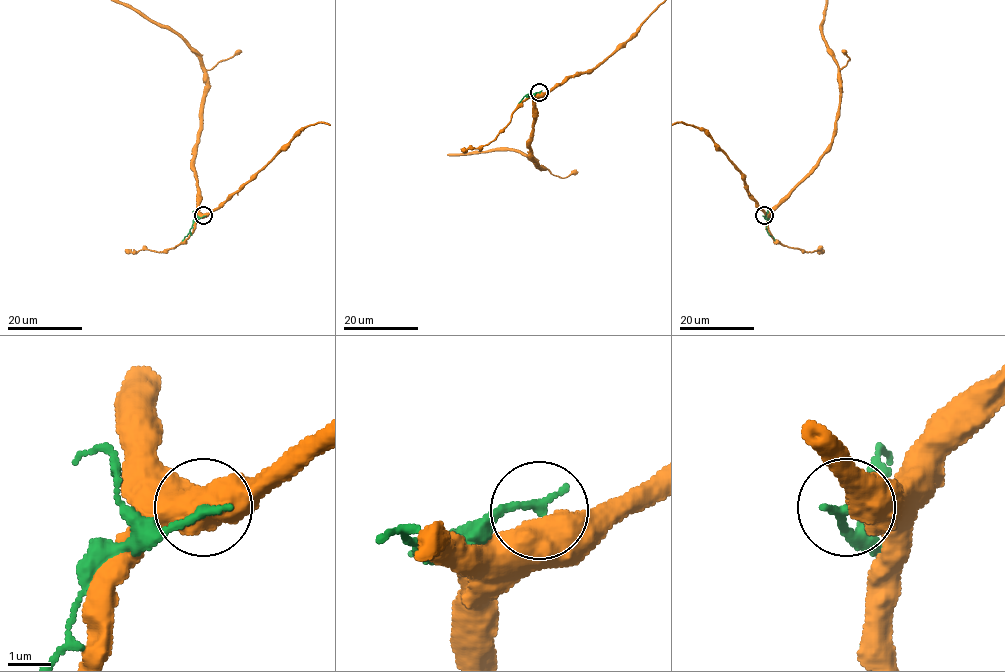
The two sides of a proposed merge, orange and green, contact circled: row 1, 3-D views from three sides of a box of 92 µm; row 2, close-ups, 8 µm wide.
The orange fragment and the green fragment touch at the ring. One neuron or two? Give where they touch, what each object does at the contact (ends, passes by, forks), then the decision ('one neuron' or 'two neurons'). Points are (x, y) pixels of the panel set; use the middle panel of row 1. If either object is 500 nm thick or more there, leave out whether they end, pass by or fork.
at (539, 92); two neurons

